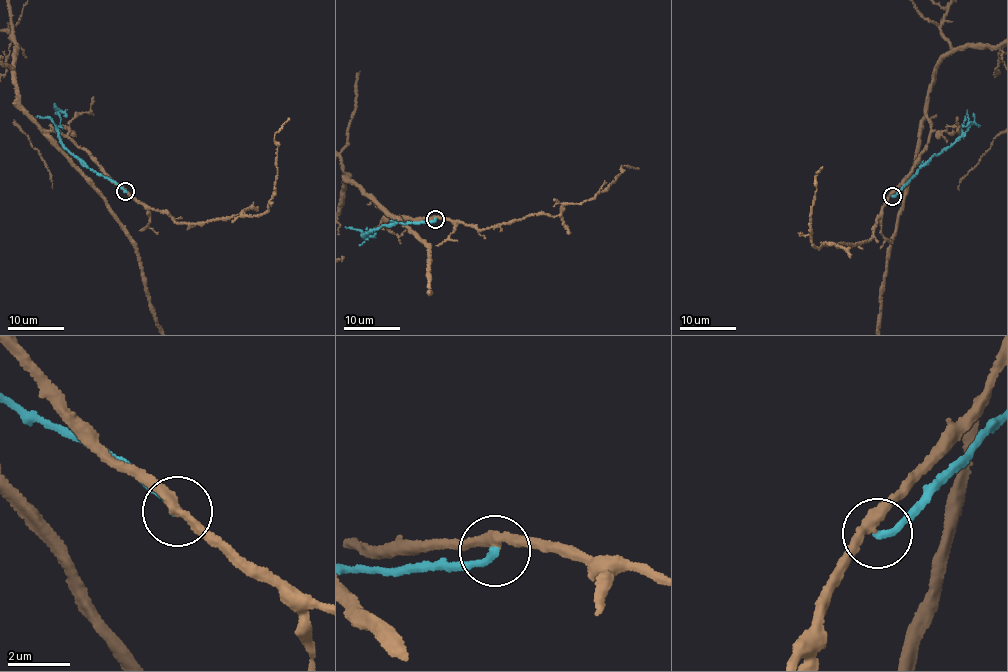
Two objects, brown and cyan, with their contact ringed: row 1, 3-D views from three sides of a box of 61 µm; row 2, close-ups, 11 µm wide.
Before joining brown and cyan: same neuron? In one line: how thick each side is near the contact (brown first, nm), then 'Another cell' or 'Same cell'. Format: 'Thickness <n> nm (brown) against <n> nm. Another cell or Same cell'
Thickness 320 nm (brown) against 240 nm. Another cell

